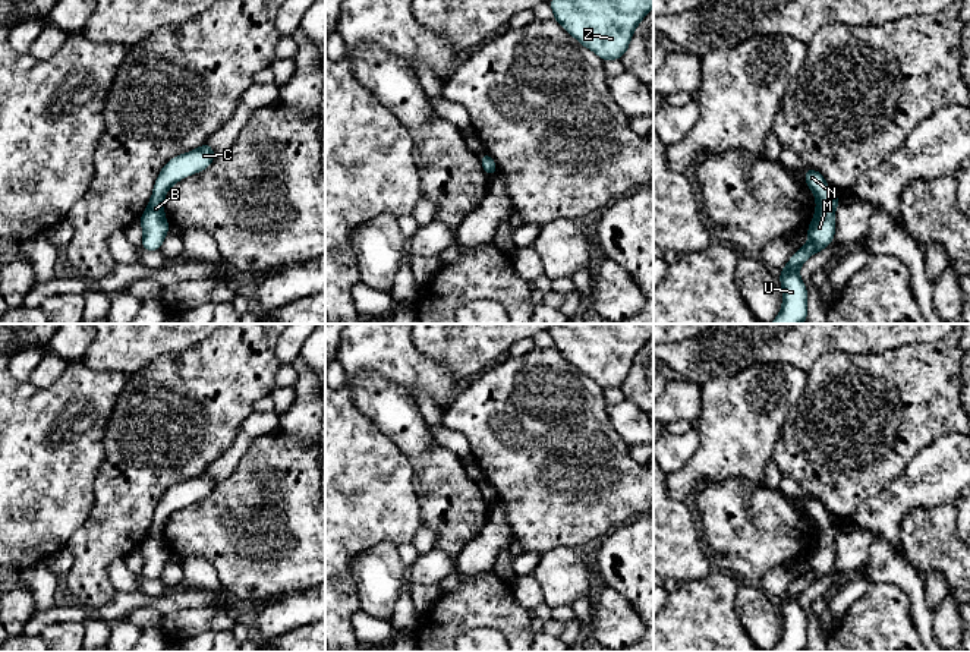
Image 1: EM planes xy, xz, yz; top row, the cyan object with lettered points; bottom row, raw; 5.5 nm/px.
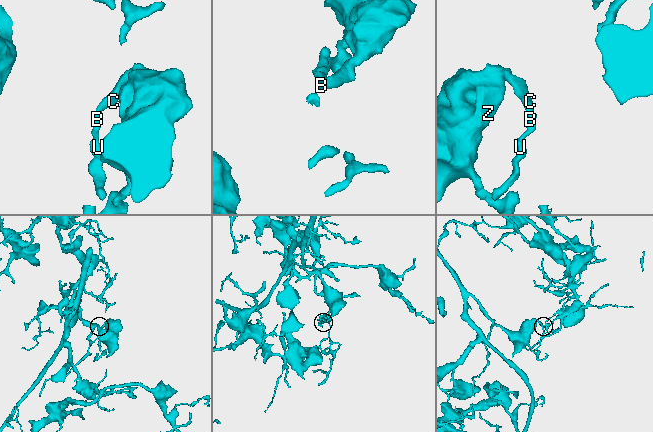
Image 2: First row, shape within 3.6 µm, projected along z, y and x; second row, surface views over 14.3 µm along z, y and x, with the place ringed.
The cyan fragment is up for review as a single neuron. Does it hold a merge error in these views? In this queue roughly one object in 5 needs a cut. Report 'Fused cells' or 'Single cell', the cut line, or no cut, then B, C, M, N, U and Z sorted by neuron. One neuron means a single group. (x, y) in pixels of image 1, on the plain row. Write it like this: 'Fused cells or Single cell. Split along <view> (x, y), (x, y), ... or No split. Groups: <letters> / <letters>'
Single cell. No split. Groups: B C M N U Z

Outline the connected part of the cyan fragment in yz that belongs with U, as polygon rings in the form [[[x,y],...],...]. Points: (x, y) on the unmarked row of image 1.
[[[804,497],[804,501],[806,513],[816,526],[816,539],[807,555],[809,570],[803,573],[781,598],[782,636],[771,652],[803,652],[806,649],[807,620],[804,610],[799,604],[799,596],[810,583],[828,576],[834,568],[834,544],[840,526],[829,517],[818,498]]]

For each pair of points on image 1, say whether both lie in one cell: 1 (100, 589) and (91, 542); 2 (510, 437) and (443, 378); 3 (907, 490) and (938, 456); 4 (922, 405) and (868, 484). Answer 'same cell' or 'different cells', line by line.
1: same cell
2: different cells
3: same cell
4: same cell

